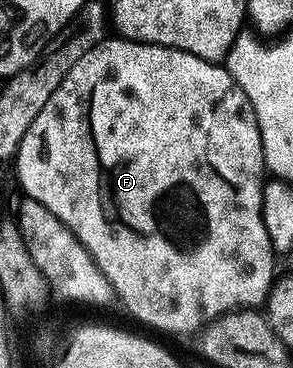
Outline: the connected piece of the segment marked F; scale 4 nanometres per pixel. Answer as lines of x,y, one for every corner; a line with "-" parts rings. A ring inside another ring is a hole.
121,36
107,37
106,41
96,44
92,52
84,52
84,56
72,64
60,88
52,92
40,116
32,120
32,128
24,132
24,140
18,145
17,162
18,182
23,190
21,193
44,204
52,216
56,216
72,231
108,280
116,298
126,305
132,317
139,318
144,325
155,326
166,334
194,334
201,326
209,327
231,312
245,312
261,307
261,302
263,305
269,299
270,287
276,281
276,255
268,240
268,228
264,228
262,215
264,163
260,128
248,96
244,96
234,77
226,71
225,65
200,60
200,56
192,56
167,46
134,42
131,38

